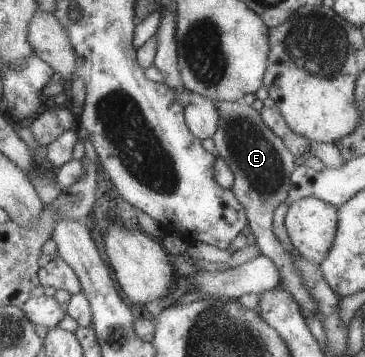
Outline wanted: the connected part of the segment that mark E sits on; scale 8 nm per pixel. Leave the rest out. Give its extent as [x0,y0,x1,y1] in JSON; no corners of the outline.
[212,101,317,318]

